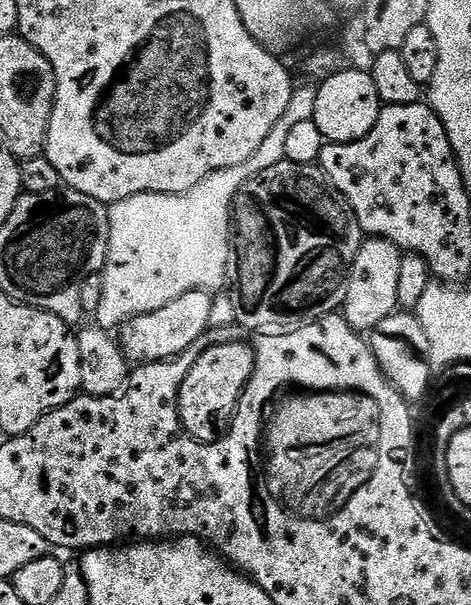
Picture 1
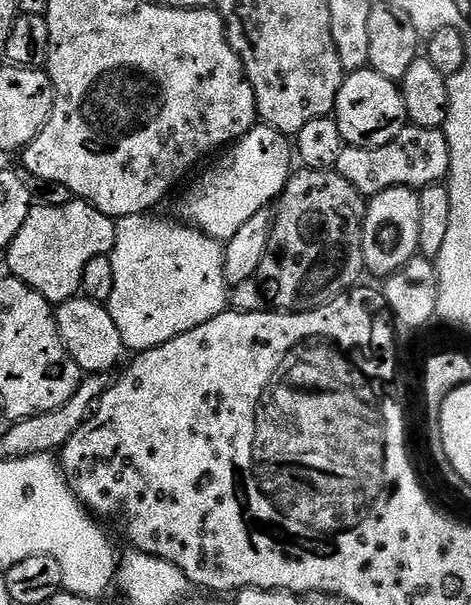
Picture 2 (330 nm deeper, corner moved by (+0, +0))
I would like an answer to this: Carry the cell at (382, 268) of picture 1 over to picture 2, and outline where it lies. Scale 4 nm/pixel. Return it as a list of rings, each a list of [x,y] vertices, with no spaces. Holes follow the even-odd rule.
[[[391,188],[371,197],[364,210],[362,226],[362,254],[369,273],[387,278],[393,276],[406,262],[418,255],[418,221],[422,214],[420,193],[415,188]]]

